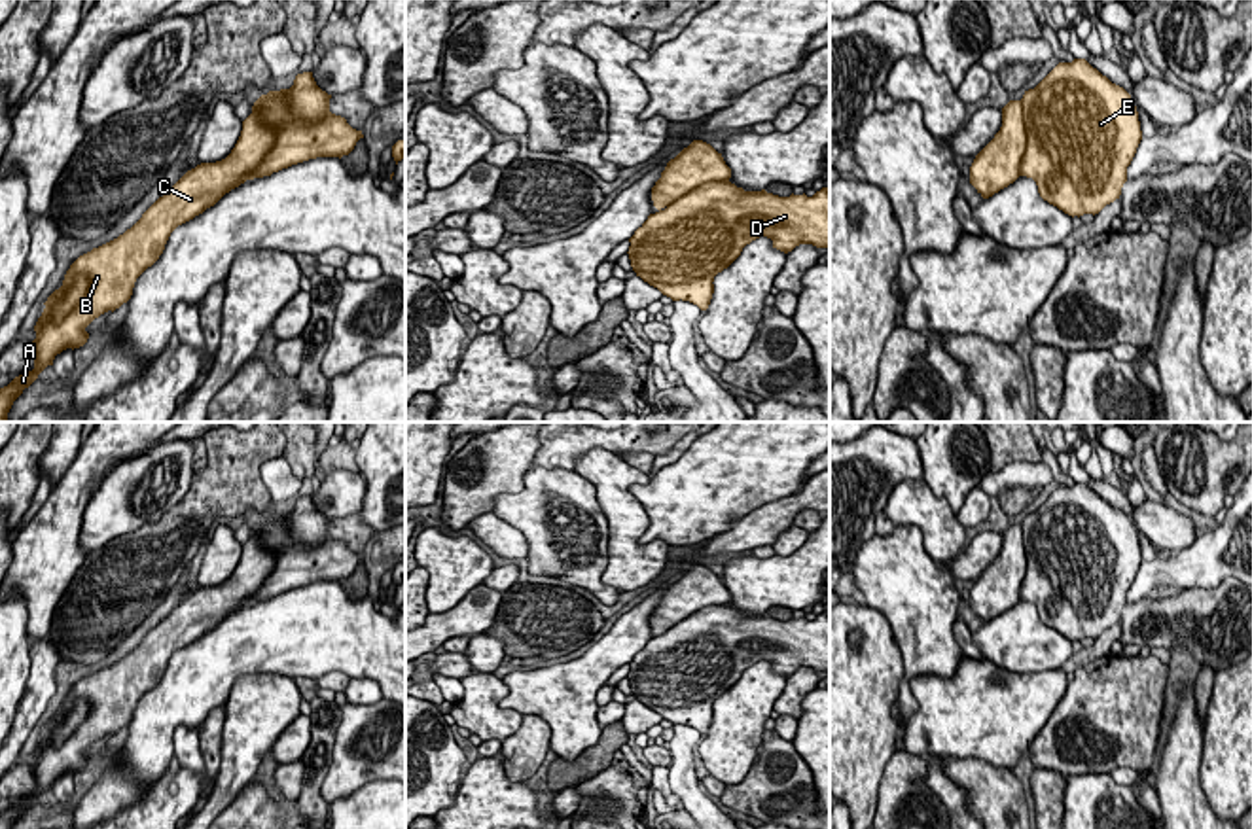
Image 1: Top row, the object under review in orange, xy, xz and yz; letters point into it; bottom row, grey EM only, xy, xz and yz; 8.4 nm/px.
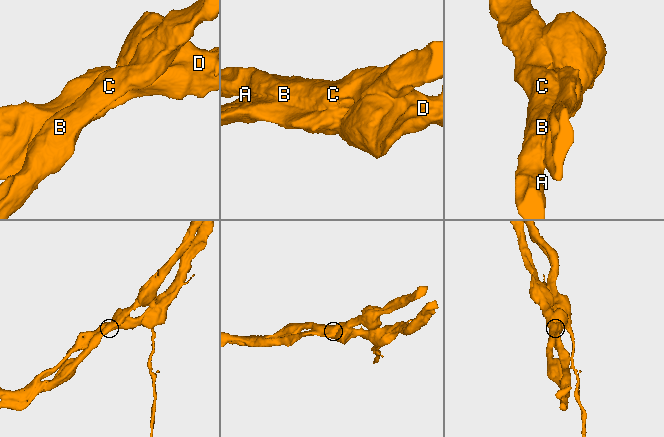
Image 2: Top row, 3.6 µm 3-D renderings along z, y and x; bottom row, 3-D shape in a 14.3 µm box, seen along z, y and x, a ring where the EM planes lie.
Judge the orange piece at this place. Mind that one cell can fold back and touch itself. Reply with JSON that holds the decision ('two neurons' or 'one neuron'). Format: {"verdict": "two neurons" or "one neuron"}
{"verdict": "two neurons"}

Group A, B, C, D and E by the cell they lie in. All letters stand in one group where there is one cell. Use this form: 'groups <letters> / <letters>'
groups A B C / D E

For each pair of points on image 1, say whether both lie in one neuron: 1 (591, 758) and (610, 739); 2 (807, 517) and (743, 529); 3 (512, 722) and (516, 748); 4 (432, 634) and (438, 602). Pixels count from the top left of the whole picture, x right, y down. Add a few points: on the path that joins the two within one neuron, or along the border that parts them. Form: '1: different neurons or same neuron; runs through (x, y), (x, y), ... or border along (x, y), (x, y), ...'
1: same neuron; runs through (595, 754), (607, 742)
2: different neurons; border along (809, 508), (792, 523)
3: different neurons; border along (523, 716), (523, 722), (500, 740)
4: different neurons; border along (474, 587), (447, 610), (430, 614)

